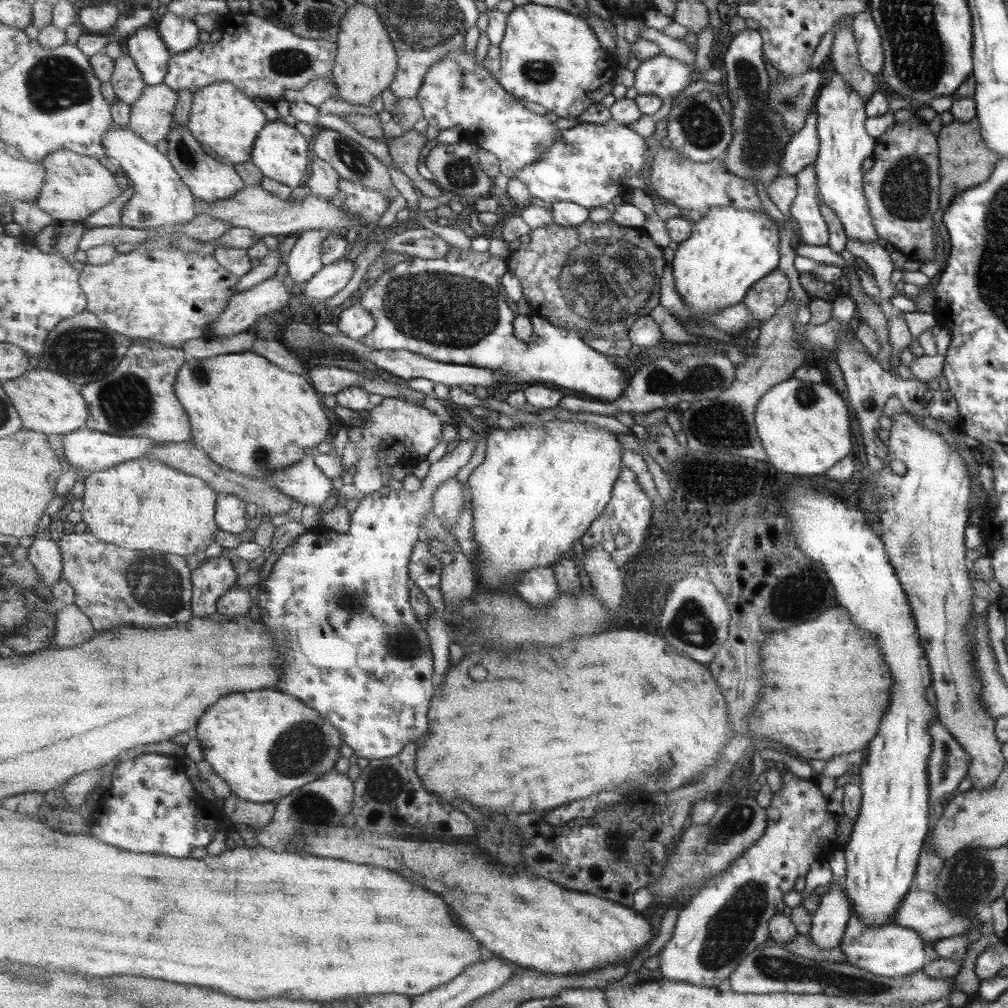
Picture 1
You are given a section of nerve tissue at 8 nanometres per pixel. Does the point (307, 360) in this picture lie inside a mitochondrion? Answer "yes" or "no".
no

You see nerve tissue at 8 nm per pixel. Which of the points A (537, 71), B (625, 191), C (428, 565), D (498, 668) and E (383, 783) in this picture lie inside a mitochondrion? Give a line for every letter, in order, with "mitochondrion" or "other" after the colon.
A: mitochondrion
B: other
C: mitochondrion
D: other
E: mitochondrion

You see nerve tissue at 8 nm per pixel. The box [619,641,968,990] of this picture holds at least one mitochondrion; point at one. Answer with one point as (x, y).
(729, 933)

